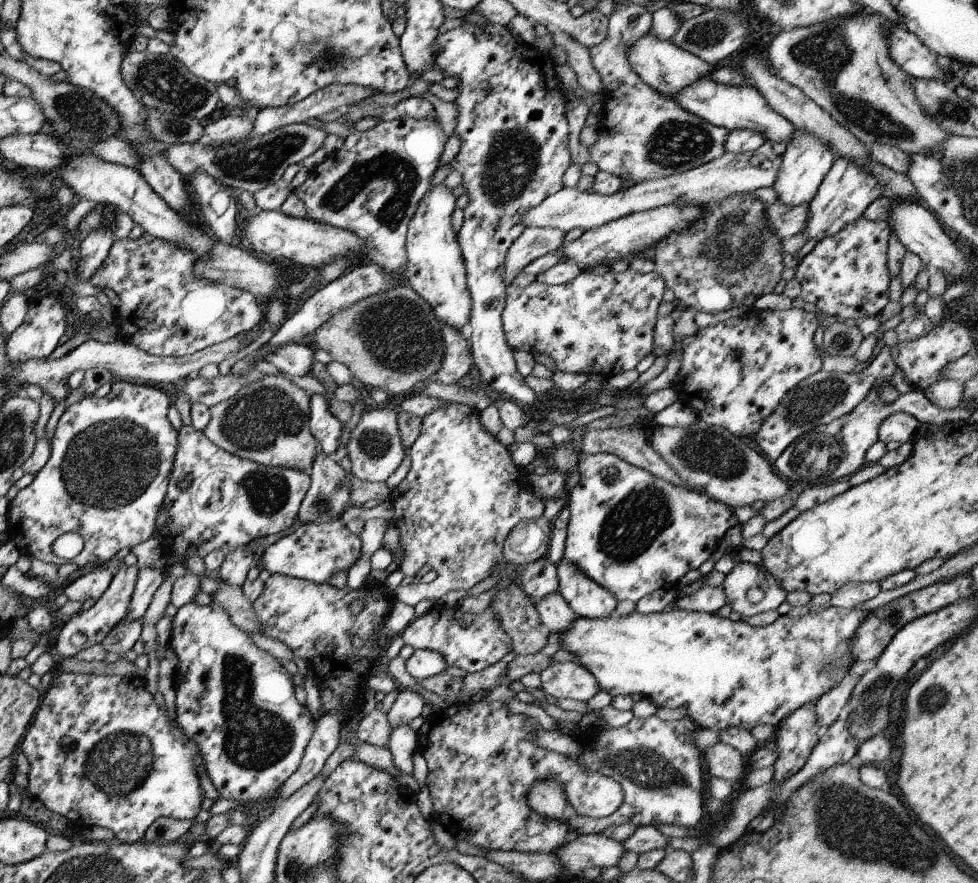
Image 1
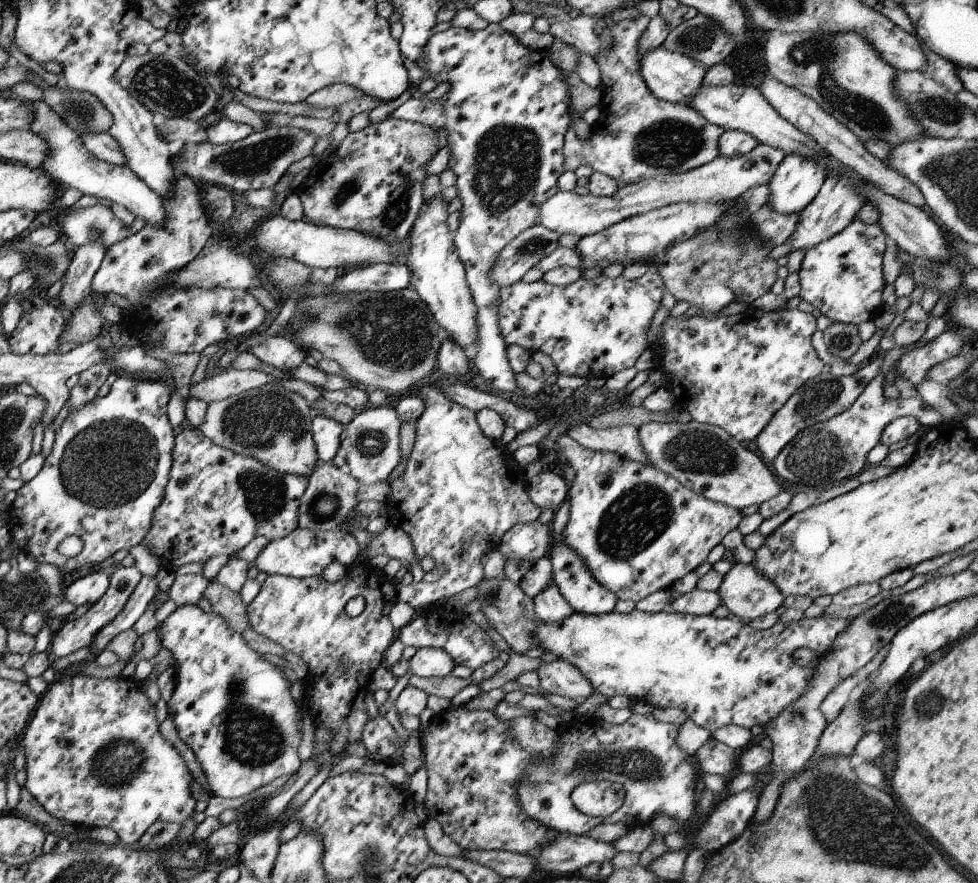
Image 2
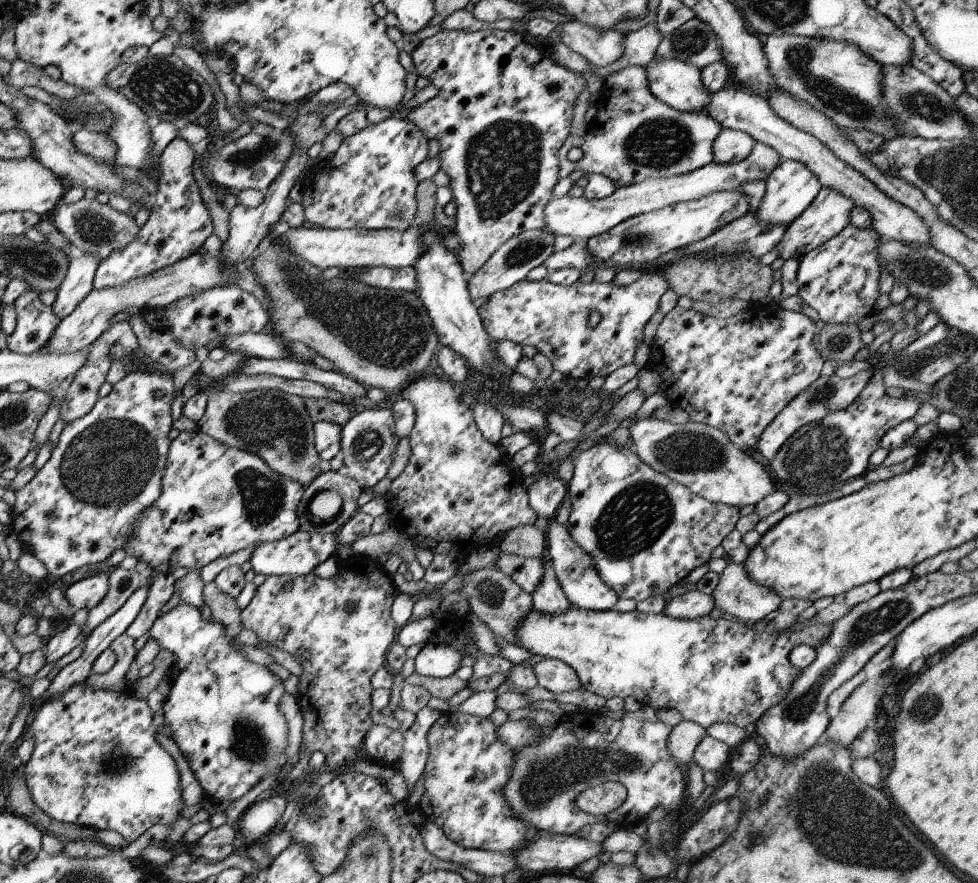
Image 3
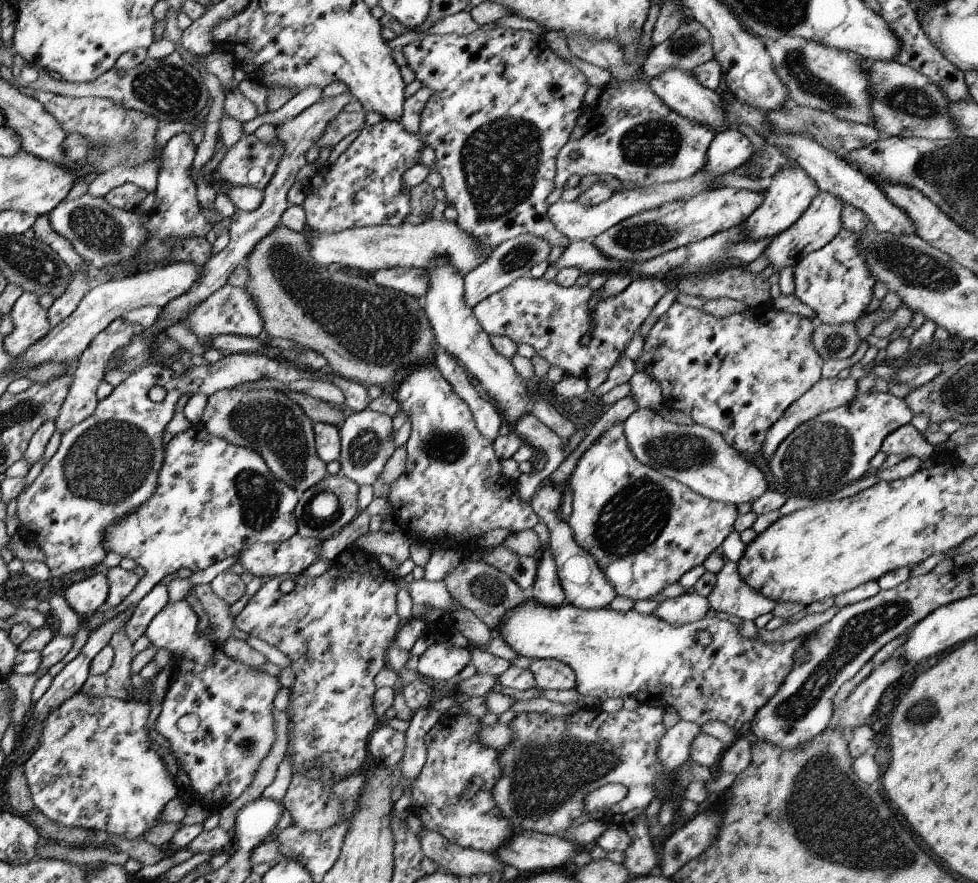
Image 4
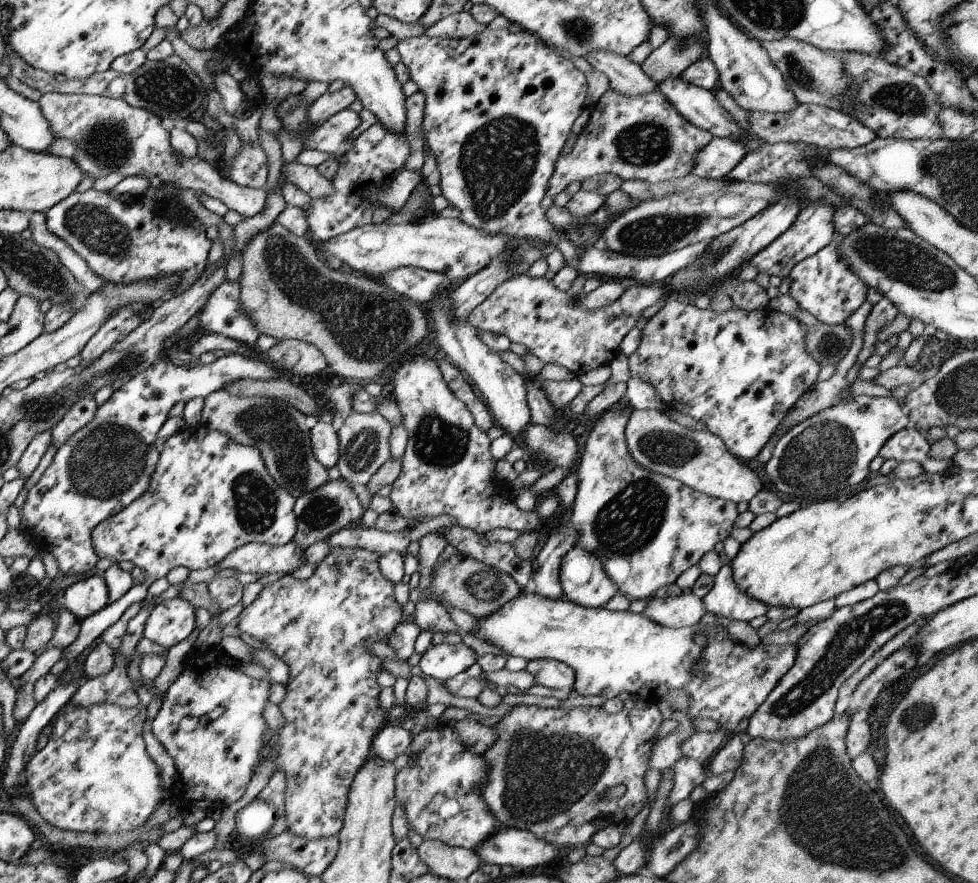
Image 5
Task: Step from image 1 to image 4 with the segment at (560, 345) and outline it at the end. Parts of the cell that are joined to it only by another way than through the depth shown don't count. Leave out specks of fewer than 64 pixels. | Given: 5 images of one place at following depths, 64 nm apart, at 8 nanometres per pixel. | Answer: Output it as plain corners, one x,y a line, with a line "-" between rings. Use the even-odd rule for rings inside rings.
519,278
515,280
511,286
487,296
485,300
481,300
475,308
473,308
473,316
477,318
479,326
483,328
483,332
489,334
489,338
495,336
509,336
509,340
513,340
517,346
519,344
529,344
535,350
535,356
545,358
551,368
561,368
565,372
565,376
575,376
575,378
589,378
597,372
611,372
617,362
621,362
621,358
625,358
625,348
629,344
629,340
633,338
635,332
639,332
639,326
643,324
643,320
651,314
651,310
655,308
657,300
671,288
669,280
663,278
633,278
633,282
619,294
609,296
599,300
597,292
601,290
591,290
587,286
571,286
571,288
563,288
559,284
555,284
553,280
533,280
533,278
-
597,296
597,302
591,306
591,298

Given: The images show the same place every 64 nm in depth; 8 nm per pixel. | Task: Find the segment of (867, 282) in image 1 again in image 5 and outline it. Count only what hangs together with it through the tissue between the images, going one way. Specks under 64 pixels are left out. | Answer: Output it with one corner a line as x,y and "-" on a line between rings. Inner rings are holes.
835,234
833,240
819,250
817,254
801,260
789,272
789,296
811,316
815,316
821,324
827,326
841,326
845,320
865,302
867,284
857,276
851,268
847,258
841,254
841,242
845,236

